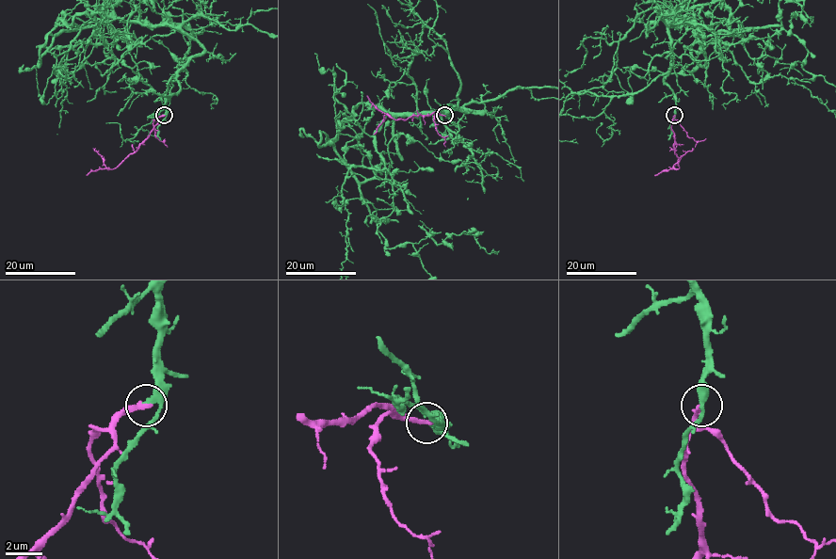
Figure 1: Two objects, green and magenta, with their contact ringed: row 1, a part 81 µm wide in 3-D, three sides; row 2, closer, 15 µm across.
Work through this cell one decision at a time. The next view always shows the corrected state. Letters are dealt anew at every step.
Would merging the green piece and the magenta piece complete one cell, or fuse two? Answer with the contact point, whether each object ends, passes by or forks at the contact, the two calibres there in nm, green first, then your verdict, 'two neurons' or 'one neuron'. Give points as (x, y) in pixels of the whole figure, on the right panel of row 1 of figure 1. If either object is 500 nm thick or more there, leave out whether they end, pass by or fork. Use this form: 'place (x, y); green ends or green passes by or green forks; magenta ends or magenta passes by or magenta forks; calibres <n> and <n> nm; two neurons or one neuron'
place (674, 115); green passes by; magenta ends; calibres 280 and 280 nm; one neuron

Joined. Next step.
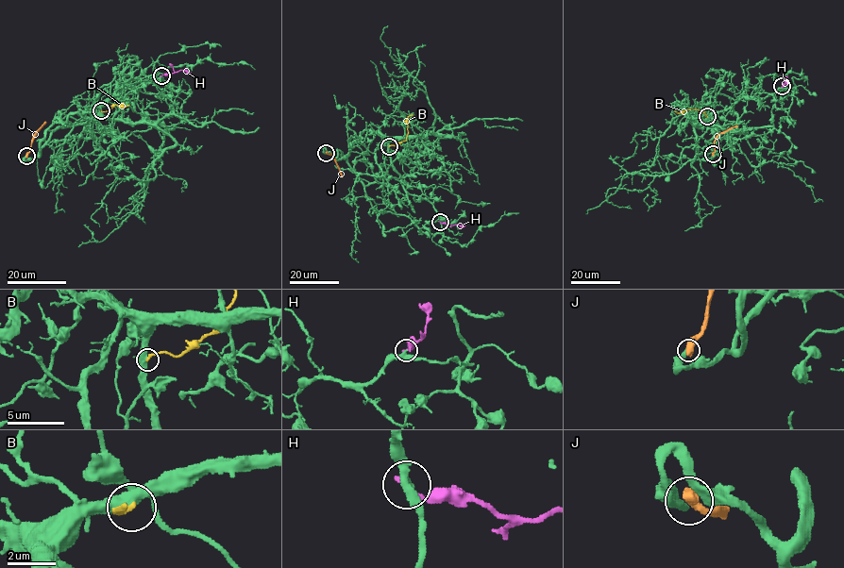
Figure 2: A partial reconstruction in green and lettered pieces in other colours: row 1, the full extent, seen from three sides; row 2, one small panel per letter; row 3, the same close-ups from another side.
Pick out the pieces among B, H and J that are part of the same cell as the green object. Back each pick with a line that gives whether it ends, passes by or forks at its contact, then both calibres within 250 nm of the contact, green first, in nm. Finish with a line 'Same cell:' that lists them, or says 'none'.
Same cell: none

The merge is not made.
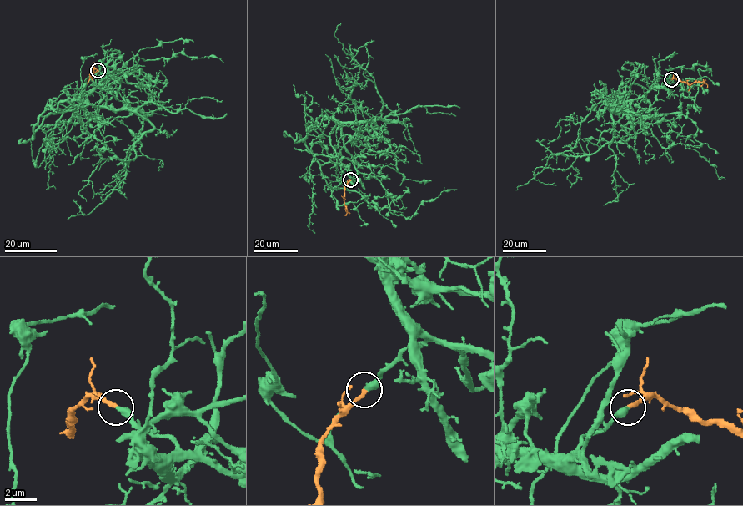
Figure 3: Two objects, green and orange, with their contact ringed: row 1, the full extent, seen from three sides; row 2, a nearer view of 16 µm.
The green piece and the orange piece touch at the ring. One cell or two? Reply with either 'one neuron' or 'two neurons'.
one neuron

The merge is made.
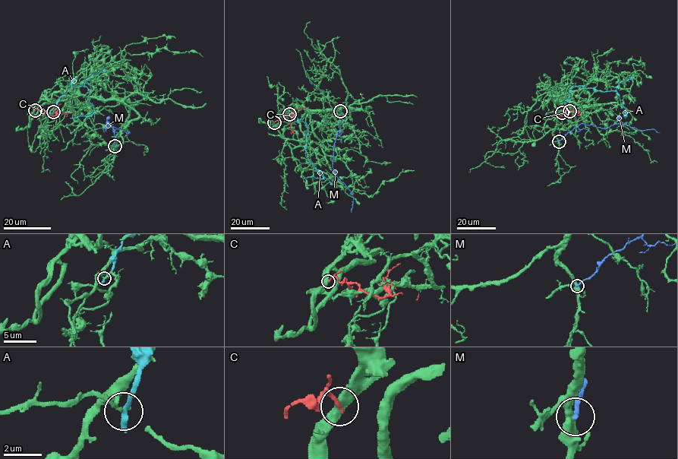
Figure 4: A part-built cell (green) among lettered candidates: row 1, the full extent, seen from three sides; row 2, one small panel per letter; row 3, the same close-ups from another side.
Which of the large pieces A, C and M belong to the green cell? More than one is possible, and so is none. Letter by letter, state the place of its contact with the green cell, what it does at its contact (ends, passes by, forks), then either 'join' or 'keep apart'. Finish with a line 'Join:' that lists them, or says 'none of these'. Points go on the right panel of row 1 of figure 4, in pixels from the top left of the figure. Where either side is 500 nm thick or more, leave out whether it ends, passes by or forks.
A: contact (562, 112); it ends; keep apart
C: contact (569, 111); it ends; keep apart
M: contact (559, 141); it ends; keep apart
Join: none of these

